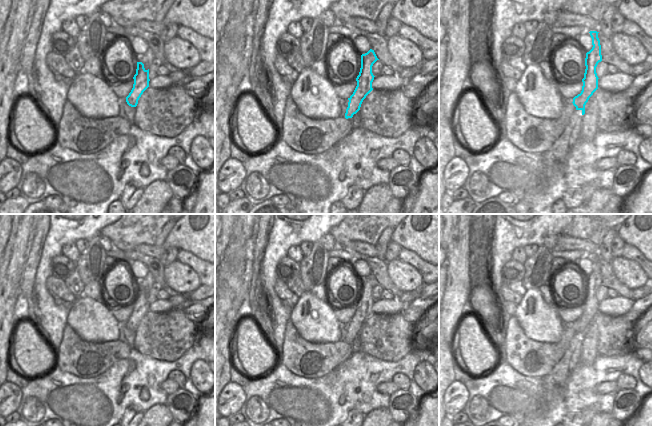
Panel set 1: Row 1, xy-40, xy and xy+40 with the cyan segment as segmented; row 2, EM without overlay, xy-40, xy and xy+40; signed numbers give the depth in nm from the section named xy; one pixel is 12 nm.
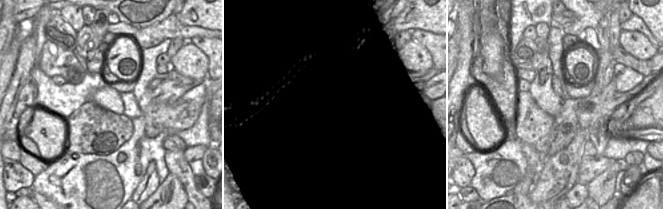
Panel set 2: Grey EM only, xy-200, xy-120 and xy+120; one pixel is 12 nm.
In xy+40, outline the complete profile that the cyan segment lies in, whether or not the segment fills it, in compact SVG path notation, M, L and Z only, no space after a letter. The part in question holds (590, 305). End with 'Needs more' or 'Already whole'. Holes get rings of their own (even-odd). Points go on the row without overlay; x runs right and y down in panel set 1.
M590 255L592 273L586 277L585 297L582 303L583 310L580 318L573 322L576 335L570 340L569 347L564 356L556 363L551 372L539 377L544 382L544 387L554 393L564 393L565 384L572 370L581 362L581 345L585 338L585 329L593 317L598 313L598 300L596 291L602 285L601 269L597 255Z. Needs more.

